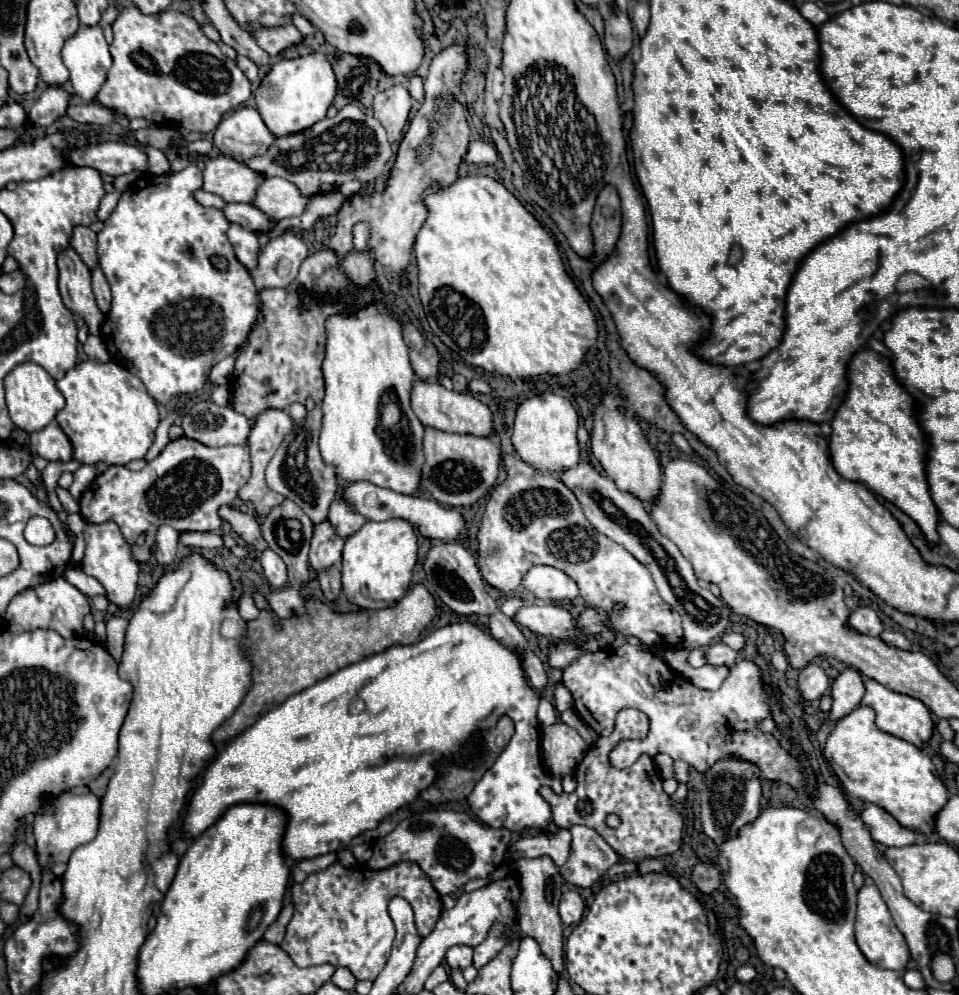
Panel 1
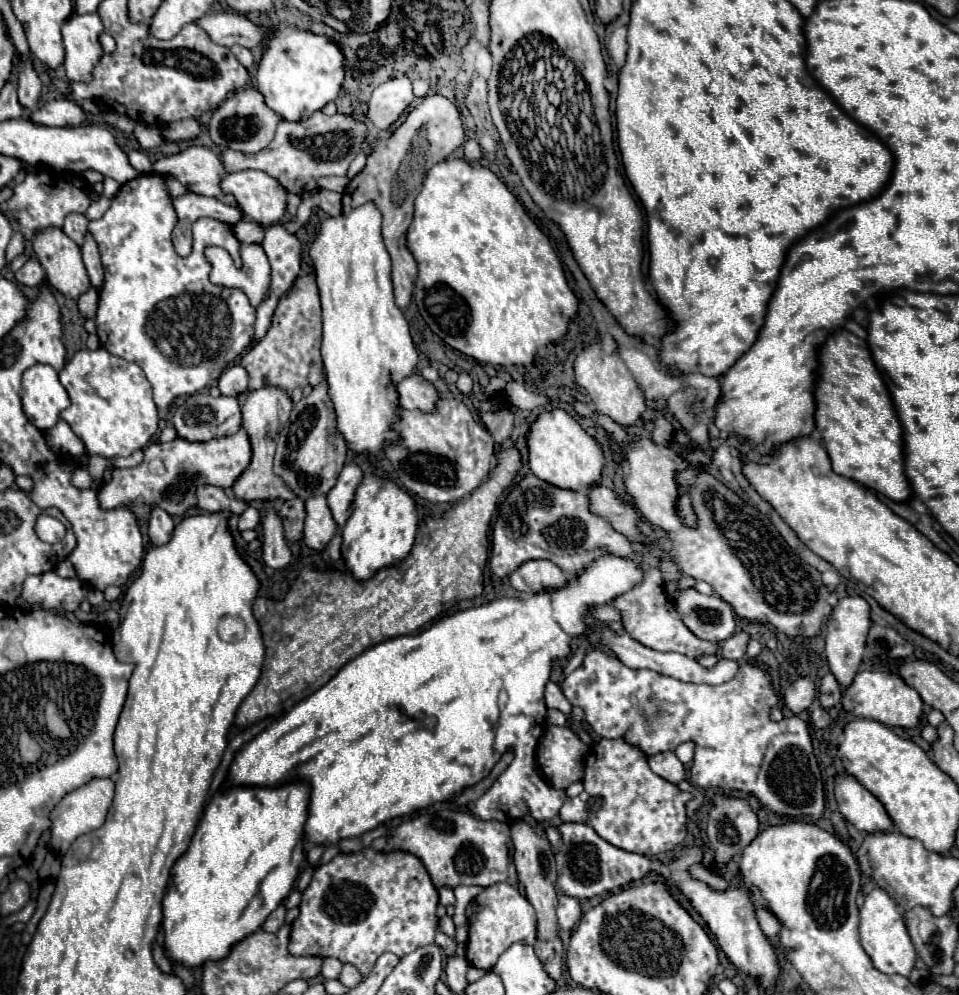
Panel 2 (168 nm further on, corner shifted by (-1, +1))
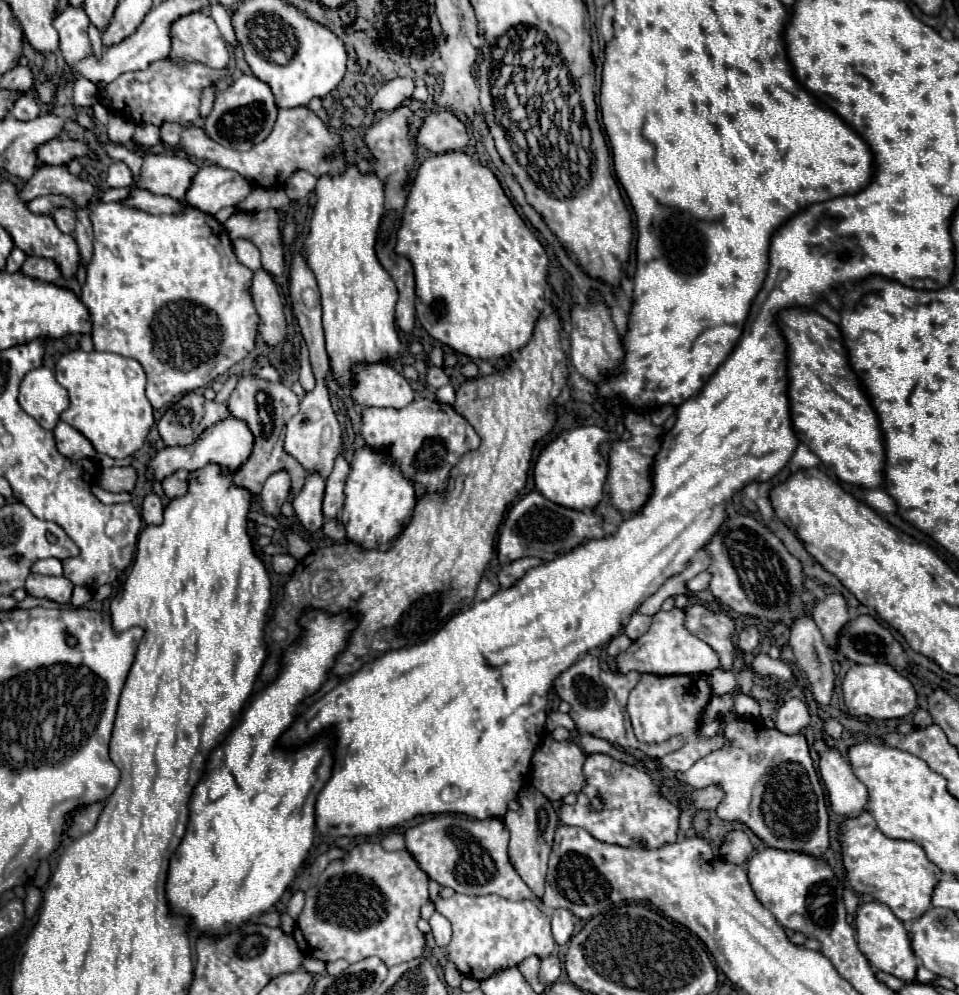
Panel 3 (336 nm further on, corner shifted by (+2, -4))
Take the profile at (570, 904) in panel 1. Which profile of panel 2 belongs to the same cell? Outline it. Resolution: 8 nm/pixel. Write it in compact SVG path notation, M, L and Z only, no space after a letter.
M559 895L559 905L557 905L559 927L571 931L579 919L581 919L579 901L575 897L569 897L569 895Z

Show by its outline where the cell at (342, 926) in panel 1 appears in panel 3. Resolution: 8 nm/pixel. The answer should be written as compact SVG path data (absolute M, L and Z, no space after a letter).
M364 842L354 846L342 860L330 862L318 884L306 890L304 910L294 926L294 940L304 956L312 956L322 962L344 958L354 964L368 956L378 956L386 966L396 966L414 960L424 952L424 934L416 928L416 922L420 918L420 906L428 900L428 876L410 852L388 852L380 844Z

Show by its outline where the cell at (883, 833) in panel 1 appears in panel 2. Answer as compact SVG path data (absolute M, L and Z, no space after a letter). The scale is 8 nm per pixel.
M851 775L837 777L835 797L843 817L865 833L889 833L893 821L885 807Z

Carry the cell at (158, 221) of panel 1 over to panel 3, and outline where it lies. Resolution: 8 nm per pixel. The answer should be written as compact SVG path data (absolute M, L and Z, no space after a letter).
M94 202L92 212L90 212L90 220L94 224L94 242L96 242L96 246L94 246L92 260L88 264L88 274L86 274L86 282L82 286L80 300L86 304L86 308L90 312L90 318L92 318L94 350L116 352L116 354L122 354L126 358L138 360L142 364L146 376L148 376L146 396L148 396L152 408L162 408L176 396L184 396L186 392L208 386L220 374L228 372L230 366L244 360L254 350L256 334L258 334L258 322L260 322L260 316L256 312L256 306L254 306L254 300L252 300L252 294L250 294L250 284L252 284L254 272L236 260L234 250L232 250L232 242L228 238L228 232L224 230L224 226L214 216L206 216L200 210L180 210L176 214L152 216L152 214L142 212L142 210L134 210L134 208L128 208L124 204L118 204L118 202L108 202L108 204L106 202Z

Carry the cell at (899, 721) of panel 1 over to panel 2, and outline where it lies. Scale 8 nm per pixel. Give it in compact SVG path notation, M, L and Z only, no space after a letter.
M861 671L855 675L853 685L843 693L843 707L857 717L875 719L889 727L915 729L921 725L923 717L923 701L915 689L905 685L905 681L891 671Z

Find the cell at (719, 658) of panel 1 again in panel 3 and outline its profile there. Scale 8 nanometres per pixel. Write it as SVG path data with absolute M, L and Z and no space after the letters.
M746 626L740 636L738 636L738 646L744 650L744 652L752 652L756 646L758 646L758 628L756 626Z

